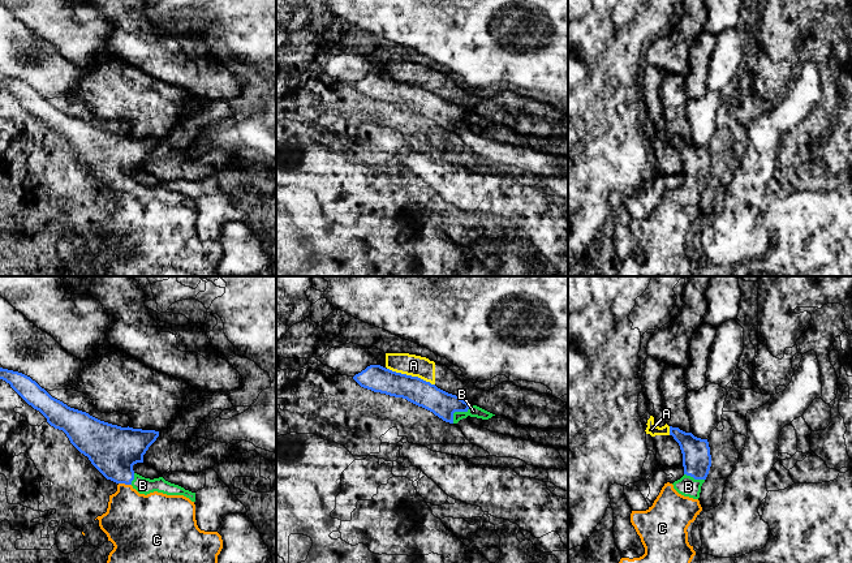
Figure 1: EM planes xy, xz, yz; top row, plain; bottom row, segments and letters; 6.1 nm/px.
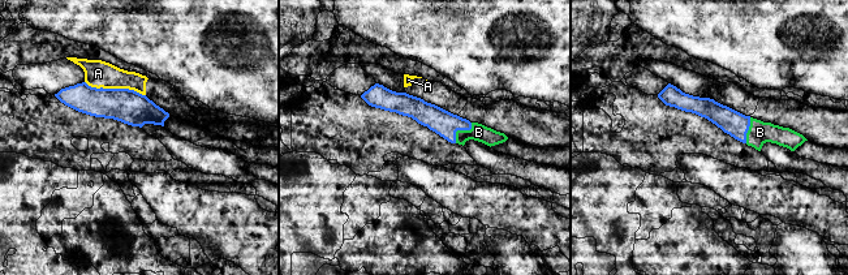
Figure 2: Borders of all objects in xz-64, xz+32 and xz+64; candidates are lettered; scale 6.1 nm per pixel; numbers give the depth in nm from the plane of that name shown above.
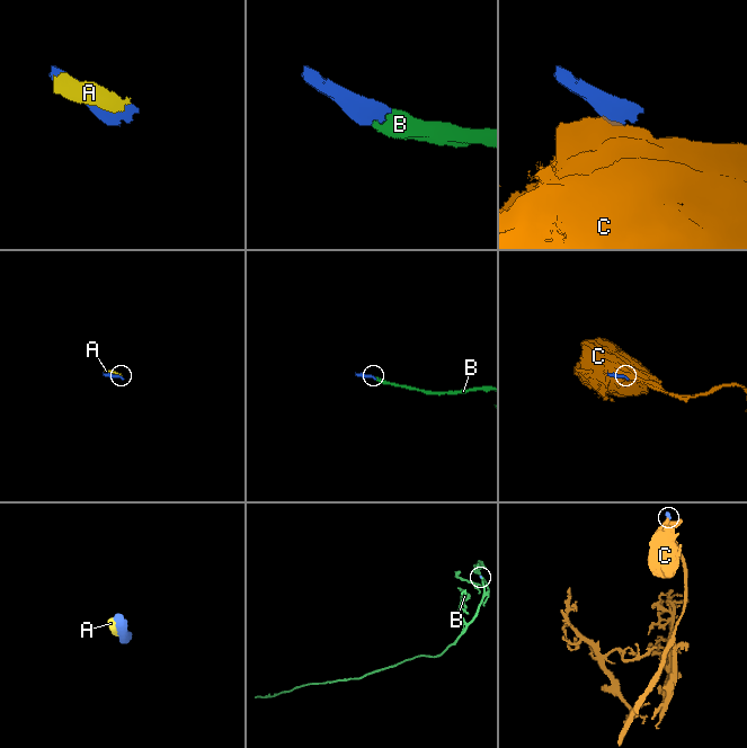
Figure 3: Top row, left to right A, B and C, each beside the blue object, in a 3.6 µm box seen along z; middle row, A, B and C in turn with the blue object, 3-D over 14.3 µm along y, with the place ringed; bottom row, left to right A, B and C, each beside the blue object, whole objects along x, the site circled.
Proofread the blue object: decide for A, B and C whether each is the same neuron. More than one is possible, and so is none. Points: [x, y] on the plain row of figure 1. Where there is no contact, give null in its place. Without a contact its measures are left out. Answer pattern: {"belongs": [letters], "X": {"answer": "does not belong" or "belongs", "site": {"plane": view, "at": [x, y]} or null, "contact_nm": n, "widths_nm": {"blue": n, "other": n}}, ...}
{"belongs": ["B"], "A": {"answer": "does not belong", "site": {"plane": "xz", "at": [411, 84]}, "contact_nm": 320, "widths_nm": {"blue": 160, "other": 130}}, "B": {"answer": "belongs", "site": {"plane": "xz", "at": [457, 119]}, "contact_nm": 160, "widths_nm": {"blue": 160, "other": 70}}, "C": {"answer": "does not belong", "site": {"plane": "xy", "at": [125, 192]}, "contact_nm": 80, "widths_nm": {"blue": 300, "other": 380}}}

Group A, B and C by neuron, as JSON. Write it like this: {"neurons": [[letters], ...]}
{"neurons": [["A"], ["B"], ["C"]]}

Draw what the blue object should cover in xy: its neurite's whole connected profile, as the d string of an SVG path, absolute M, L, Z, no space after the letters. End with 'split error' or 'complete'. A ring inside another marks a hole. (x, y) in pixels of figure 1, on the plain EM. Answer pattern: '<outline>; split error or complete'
M0 76L0 87L10 93L10 95L34 117L39 119L47 130L55 137L63 138L69 146L70 151L85 164L91 172L107 186L116 192L132 193L139 202L150 202L154 199L167 203L184 203L192 210L195 210L195 201L185 198L184 195L159 186L145 186L133 179L133 173L143 171L143 163L149 155L159 145L159 139L142 138L133 136L121 136L104 129L100 129L86 120L74 117L63 109L52 106L44 96L42 96L30 85Z; split error

